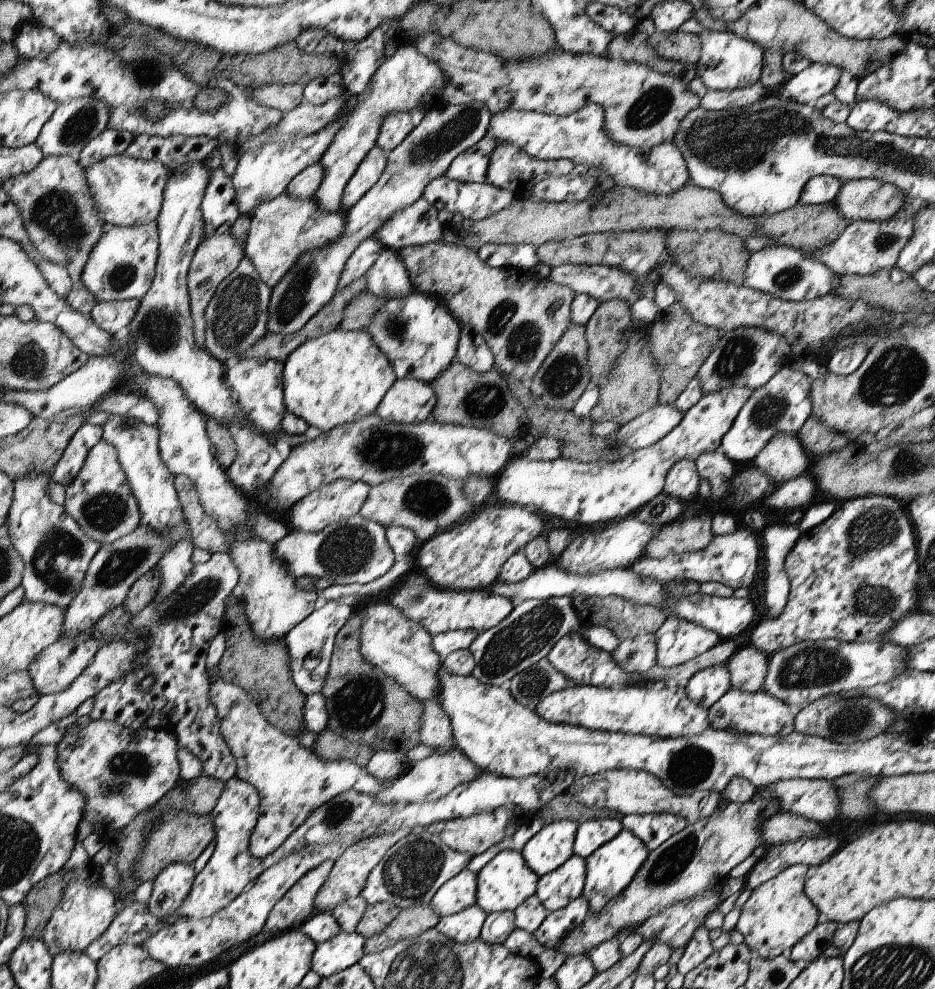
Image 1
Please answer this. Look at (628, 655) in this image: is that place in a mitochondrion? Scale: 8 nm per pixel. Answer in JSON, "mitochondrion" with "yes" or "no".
{"mitochondrion":"yes"}

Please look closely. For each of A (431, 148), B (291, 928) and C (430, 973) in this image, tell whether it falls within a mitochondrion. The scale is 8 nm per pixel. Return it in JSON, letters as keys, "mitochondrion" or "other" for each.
{"A":"mitochondrion","B":"other","C":"mitochondrion"}

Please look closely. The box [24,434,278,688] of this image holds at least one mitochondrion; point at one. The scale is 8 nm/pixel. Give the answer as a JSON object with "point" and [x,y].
{"point":[54,544]}

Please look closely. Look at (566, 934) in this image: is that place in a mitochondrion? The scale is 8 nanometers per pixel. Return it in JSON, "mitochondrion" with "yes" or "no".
{"mitochondrion":"no"}

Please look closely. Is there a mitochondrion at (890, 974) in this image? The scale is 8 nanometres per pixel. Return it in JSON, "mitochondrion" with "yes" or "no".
{"mitochondrion":"yes"}

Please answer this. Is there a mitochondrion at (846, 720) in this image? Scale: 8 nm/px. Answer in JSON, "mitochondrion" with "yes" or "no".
{"mitochondrion":"yes"}

